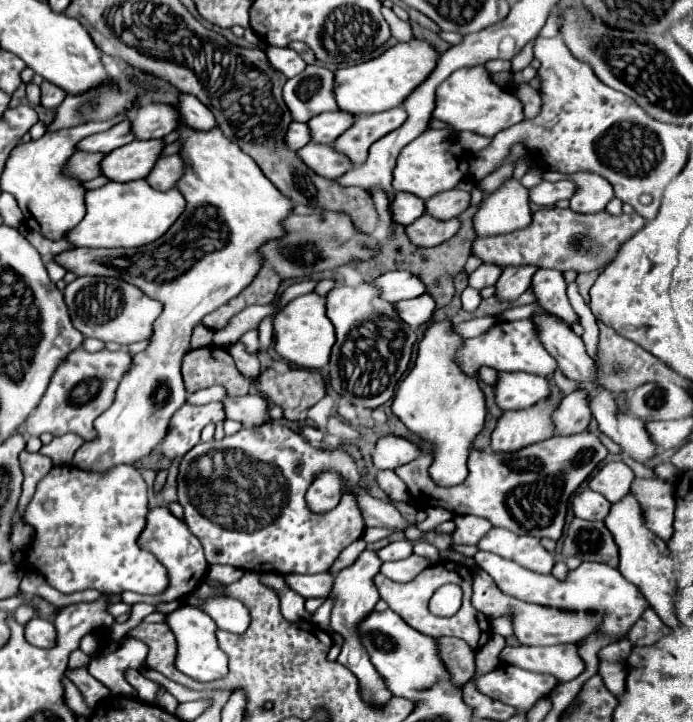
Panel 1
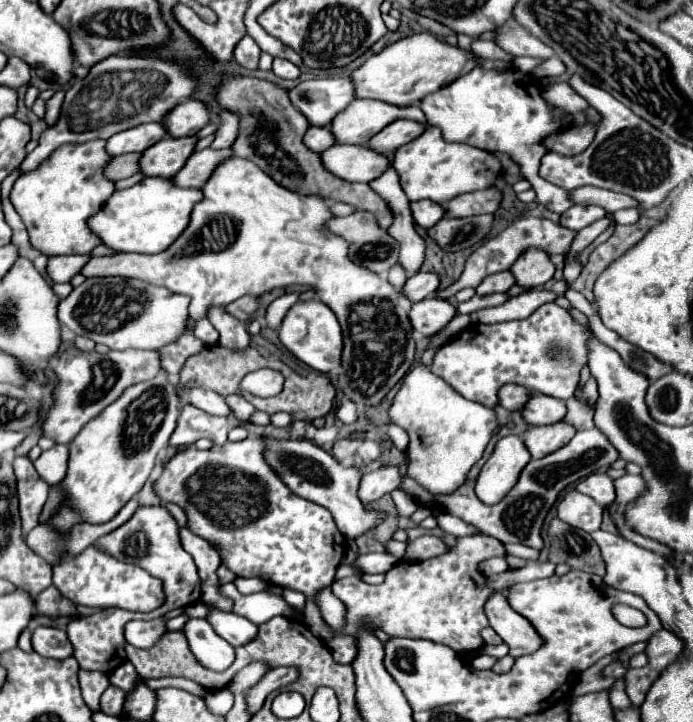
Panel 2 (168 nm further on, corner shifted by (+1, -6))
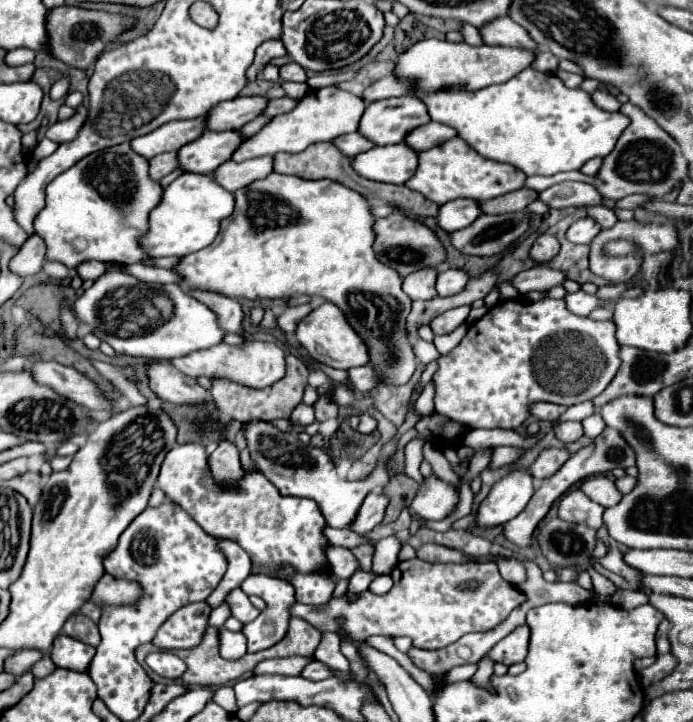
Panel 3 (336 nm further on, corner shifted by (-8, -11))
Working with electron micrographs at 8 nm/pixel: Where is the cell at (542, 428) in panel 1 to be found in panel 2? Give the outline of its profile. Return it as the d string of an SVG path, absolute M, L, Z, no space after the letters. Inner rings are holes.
M506 436L496 444L494 454L482 466L474 492L480 502L492 506L500 502L518 482L522 468L530 462L528 448L522 438Z

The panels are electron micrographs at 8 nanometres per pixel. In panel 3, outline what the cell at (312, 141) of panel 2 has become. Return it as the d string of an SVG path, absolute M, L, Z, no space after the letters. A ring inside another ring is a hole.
M361 133L341 135L341 137L333 139L331 143L333 143L333 145L335 145L343 155L349 155L349 157L359 155L359 153L363 153L363 151L367 151L367 149L371 149L371 147L373 147L373 143L371 143L371 141L367 141Z

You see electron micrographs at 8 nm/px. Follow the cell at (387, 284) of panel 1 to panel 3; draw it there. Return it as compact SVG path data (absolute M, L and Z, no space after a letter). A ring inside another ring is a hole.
M445 269L439 273L437 277L437 295L439 297L449 297L449 295L455 295L459 293L465 285L467 285L469 277L465 271L459 271L459 269Z

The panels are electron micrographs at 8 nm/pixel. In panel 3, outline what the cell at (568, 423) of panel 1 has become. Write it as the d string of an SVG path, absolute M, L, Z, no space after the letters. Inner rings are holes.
M547 447L539 453L539 457L533 461L529 471L535 479L545 479L553 475L567 459L569 459L569 451L565 447Z

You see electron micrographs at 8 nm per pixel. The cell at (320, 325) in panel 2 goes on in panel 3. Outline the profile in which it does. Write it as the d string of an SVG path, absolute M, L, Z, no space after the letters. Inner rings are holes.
M323 303L317 309L313 309L295 329L295 337L297 341L307 349L307 353L333 369L353 369L353 367L361 367L367 363L367 349L365 343L357 337L357 333L351 329L351 325L347 323L345 315L341 313L341 309L337 309L333 303Z

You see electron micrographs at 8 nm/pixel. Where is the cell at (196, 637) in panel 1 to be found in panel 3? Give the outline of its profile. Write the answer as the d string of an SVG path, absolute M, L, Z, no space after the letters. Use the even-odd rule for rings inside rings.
M219 629L219 653L221 657L233 661L233 659L241 659L247 653L247 645L245 645L245 637L243 633L233 633L227 629Z

